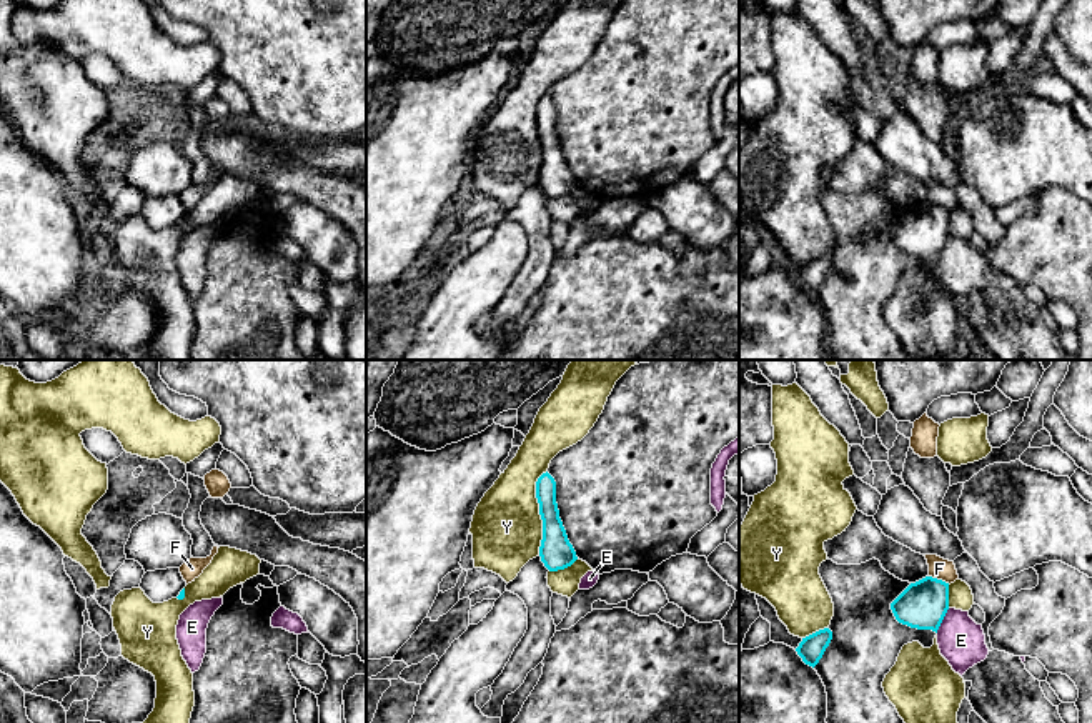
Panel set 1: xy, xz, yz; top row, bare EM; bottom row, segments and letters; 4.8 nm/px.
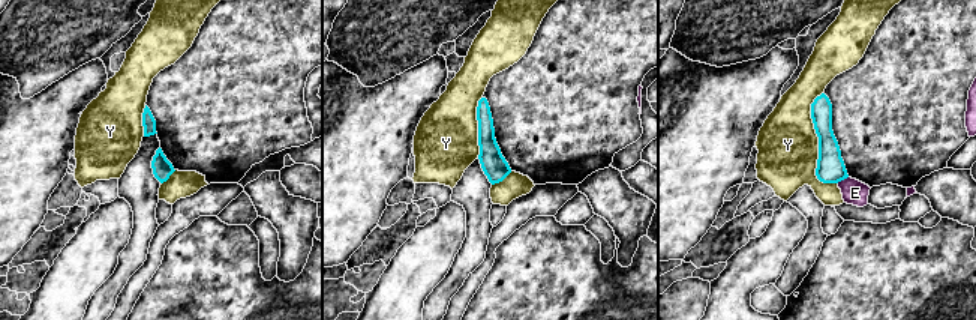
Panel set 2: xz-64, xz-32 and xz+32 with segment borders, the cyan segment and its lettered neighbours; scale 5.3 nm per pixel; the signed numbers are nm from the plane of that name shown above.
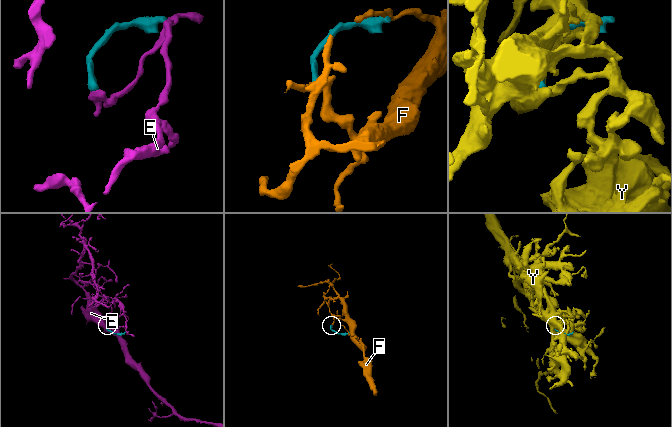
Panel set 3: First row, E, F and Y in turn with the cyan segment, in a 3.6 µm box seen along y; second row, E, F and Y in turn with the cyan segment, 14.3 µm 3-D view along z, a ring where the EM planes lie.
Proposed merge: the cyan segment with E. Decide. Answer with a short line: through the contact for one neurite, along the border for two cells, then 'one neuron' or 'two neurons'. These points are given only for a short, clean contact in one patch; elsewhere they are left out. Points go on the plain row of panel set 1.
two neurons

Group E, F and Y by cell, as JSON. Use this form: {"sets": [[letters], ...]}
{"sets": [["E"], ["F"], ["Y"]]}

